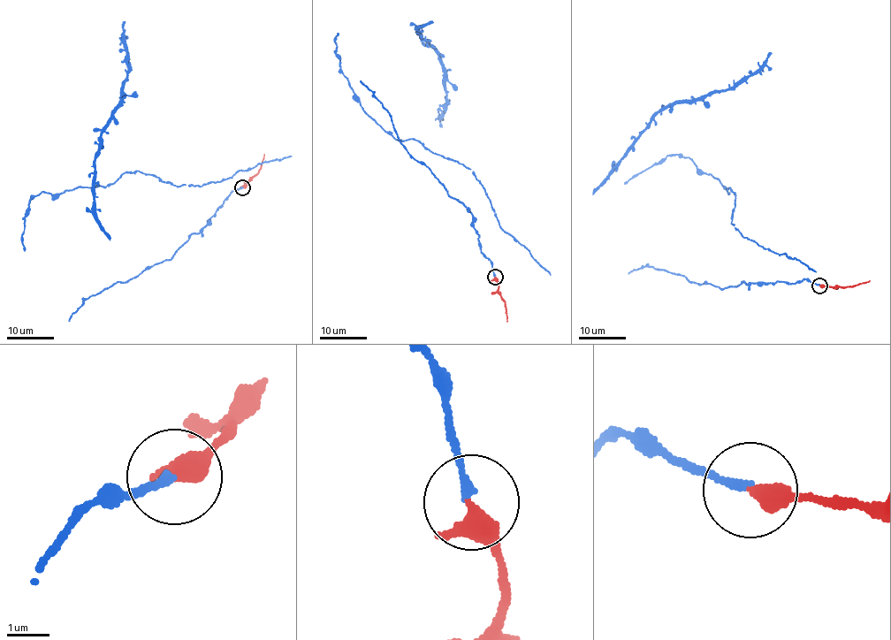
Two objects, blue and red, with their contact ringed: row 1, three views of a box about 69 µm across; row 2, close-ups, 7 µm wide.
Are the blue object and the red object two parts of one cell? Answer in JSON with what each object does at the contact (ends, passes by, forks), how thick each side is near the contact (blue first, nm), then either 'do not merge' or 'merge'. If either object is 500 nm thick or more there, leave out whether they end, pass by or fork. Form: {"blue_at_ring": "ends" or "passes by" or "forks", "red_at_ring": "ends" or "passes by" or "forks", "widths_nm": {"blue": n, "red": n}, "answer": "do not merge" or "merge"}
{"blue_at_ring": "ends", "red_at_ring": "ends", "widths_nm": {"blue": 180, "red": 480}, "answer": "merge"}

